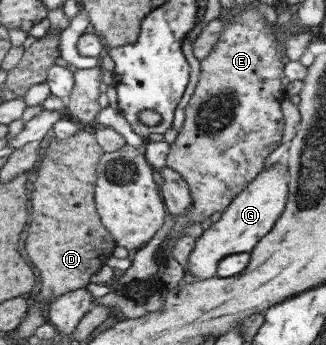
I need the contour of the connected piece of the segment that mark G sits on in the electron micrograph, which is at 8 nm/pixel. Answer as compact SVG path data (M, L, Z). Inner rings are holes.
M275 161L266 169L261 169L243 188L217 222L194 240L194 247L187 258L187 272L197 280L217 277L217 266L221 258L233 254L248 253L274 226L283 213L287 200L287 166L284 161Z

